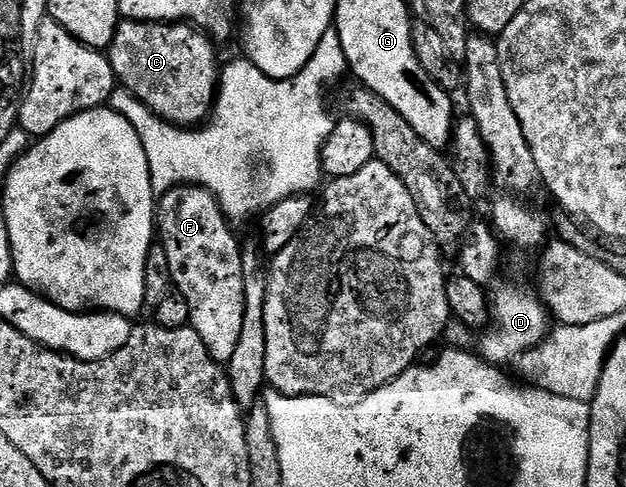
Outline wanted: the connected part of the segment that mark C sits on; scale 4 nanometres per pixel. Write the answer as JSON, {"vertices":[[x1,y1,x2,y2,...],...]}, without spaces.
{"vertices":[[121,21,110,47,116,81,159,118,181,128,195,128,212,113,220,81,217,43,191,24]]}

